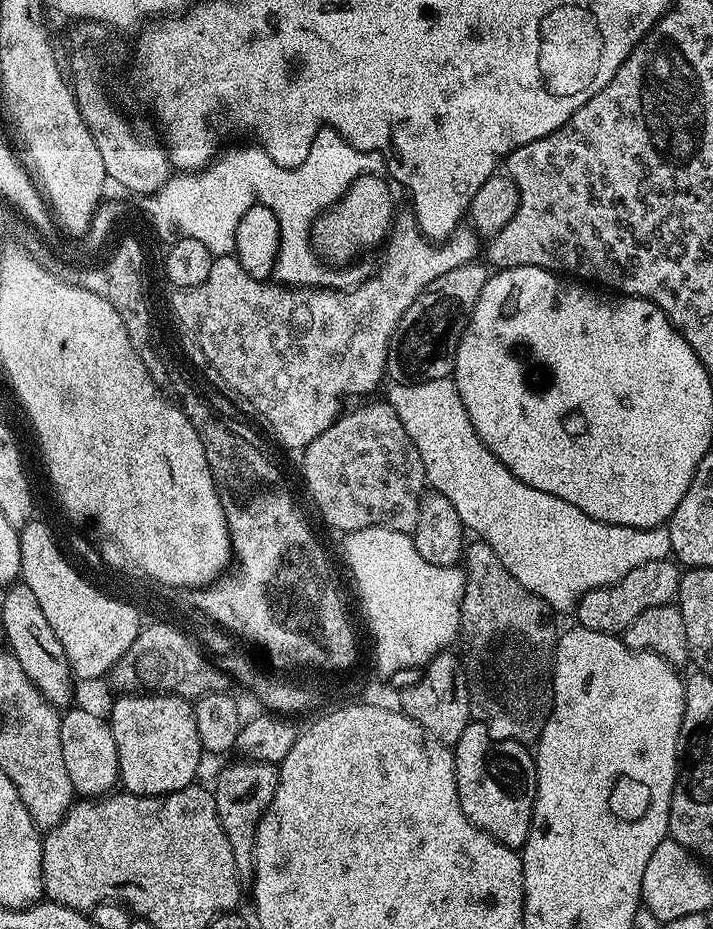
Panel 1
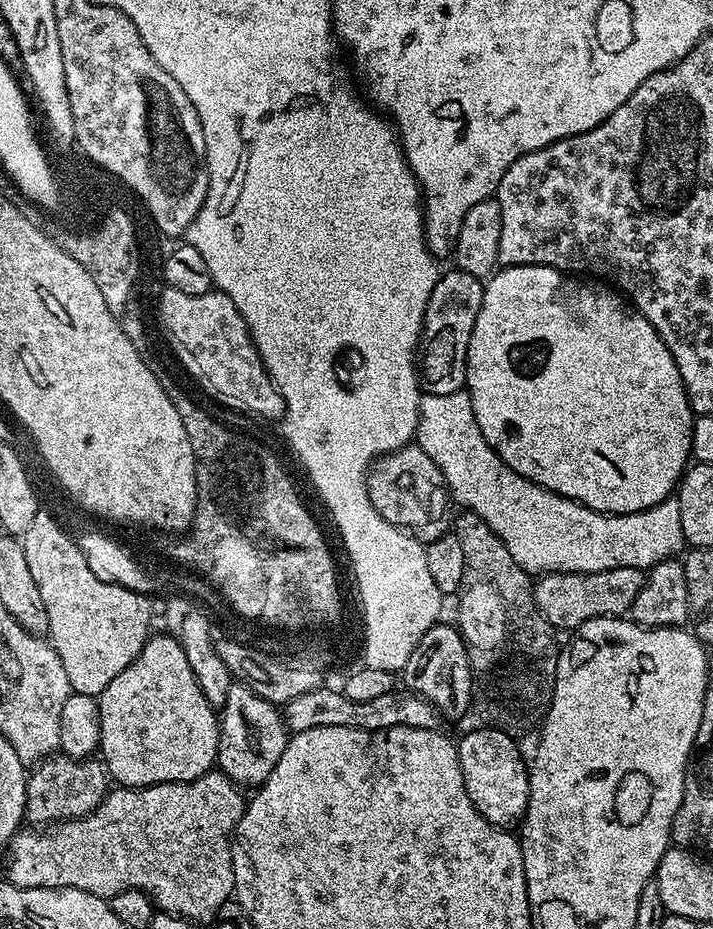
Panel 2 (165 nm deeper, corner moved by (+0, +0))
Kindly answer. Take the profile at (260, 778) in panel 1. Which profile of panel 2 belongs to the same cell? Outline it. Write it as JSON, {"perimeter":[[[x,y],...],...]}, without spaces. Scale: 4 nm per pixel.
{"perimeter":[[[234,682],[230,686],[230,694],[226,694],[226,702],[218,719],[220,737],[215,767],[238,786],[263,785],[270,778],[274,766],[278,766],[278,758],[282,758],[282,750],[286,750],[288,745],[290,733],[284,724],[281,709],[254,694],[254,690],[245,684]]]}

